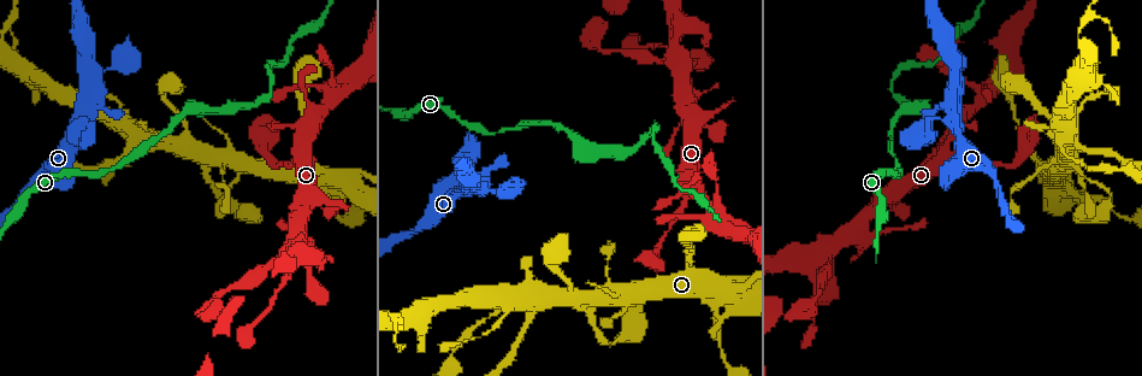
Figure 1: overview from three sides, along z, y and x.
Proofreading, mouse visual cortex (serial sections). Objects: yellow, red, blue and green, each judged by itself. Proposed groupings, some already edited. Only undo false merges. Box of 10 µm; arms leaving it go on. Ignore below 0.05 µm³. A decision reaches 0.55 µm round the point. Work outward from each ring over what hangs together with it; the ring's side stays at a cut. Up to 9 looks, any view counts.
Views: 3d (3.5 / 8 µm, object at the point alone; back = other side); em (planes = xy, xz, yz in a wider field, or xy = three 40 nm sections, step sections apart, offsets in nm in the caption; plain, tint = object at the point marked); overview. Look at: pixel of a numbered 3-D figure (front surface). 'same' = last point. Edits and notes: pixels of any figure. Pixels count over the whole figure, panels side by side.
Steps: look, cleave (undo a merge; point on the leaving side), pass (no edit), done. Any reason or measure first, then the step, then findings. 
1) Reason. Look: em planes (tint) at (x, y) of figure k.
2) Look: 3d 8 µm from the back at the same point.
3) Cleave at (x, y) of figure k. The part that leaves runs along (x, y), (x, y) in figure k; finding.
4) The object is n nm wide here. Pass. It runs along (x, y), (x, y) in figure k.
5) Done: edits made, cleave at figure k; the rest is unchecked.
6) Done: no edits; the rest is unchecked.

Thin neck. Look: 3d 8 µm at (672, 51) of figure 1.

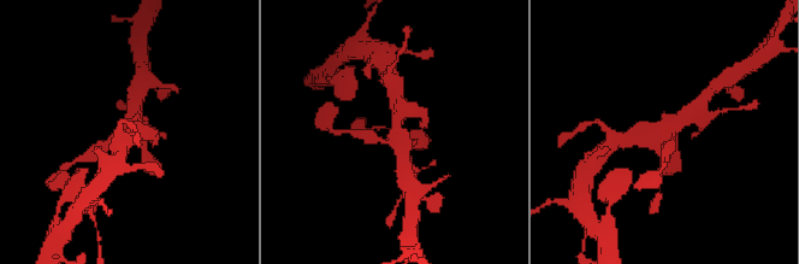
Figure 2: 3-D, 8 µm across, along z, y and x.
Zoom in. Look: 3d 3.5 µm at the same point.

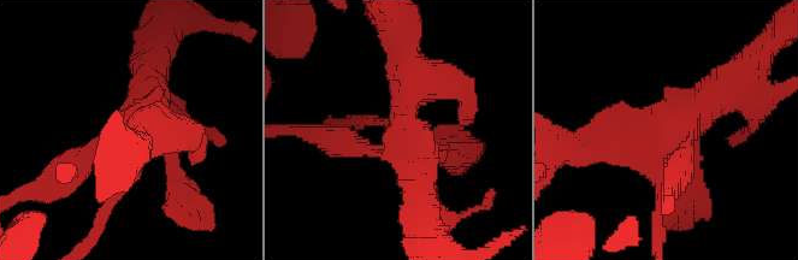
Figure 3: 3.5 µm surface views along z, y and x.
Now the EM. Look: em xy step 1 (tint) at (403, 133) of figure 3.

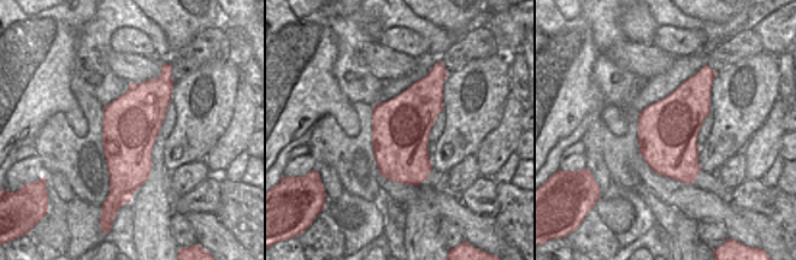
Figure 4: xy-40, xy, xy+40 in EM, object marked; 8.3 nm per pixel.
Pass. One cell here.

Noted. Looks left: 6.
Looks like a crossing. Look: 3d 3.5 µm at (951, 117) of figure 1.

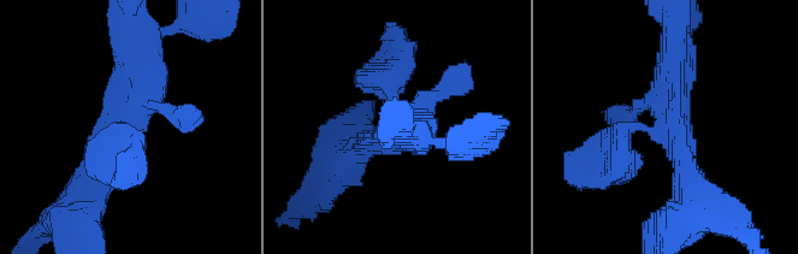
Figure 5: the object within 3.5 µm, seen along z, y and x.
4 arms meet here; the arms are 200, 300, 350, 450 nm wide. Look: em planes (plain) at (672, 129) of figure 5.

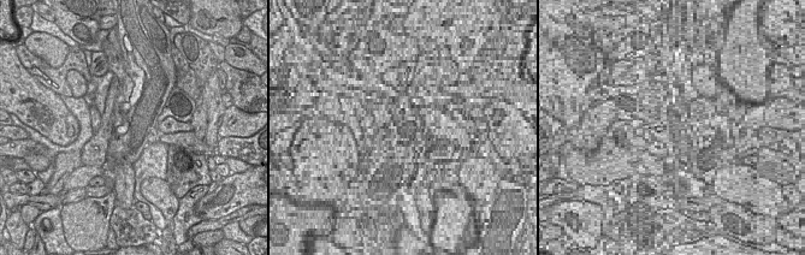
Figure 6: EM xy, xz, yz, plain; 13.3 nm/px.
Look: em planes (tint) at the same point.

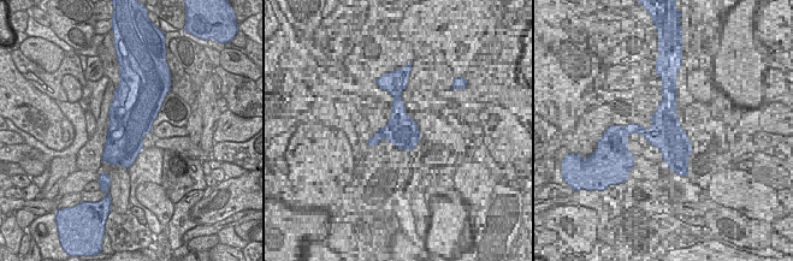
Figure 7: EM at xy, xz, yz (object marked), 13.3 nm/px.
The object is 600 nm wide here. Pass. It runs along (84, 193), (125, 145), (141, 55) in figure 5; continuous, no second cell.

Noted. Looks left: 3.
Abrupt turn. Look: 3d 3.5 µm at (1061, 143) of figure 1.

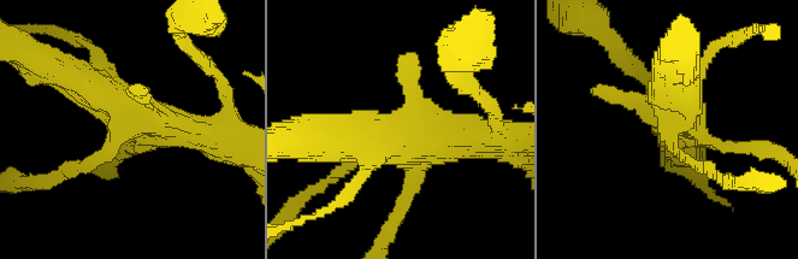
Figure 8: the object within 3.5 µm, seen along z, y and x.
Look: em planes (tint) at (393, 134) of figure 8.

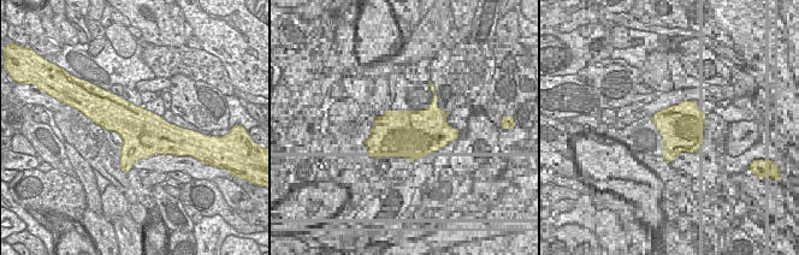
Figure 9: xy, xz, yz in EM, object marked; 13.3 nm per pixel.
Pass. It runs along (208, 136), (130, 113), (60, 70) in figure 8; continuous, no second cell.

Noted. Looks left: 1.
Done: no edits; the rest is unchecked.

